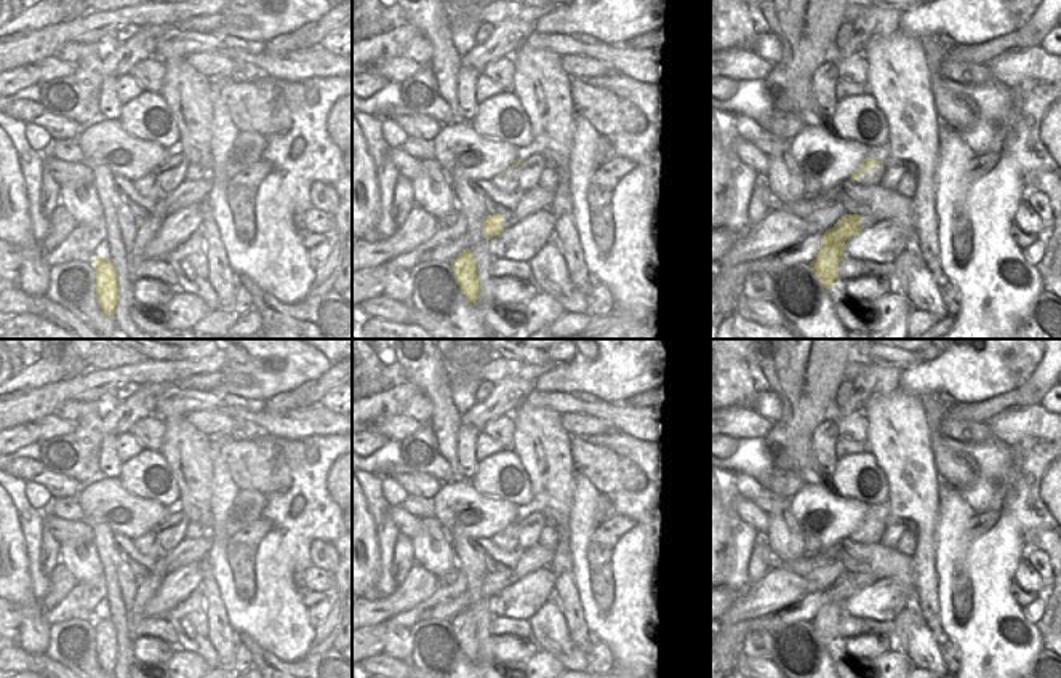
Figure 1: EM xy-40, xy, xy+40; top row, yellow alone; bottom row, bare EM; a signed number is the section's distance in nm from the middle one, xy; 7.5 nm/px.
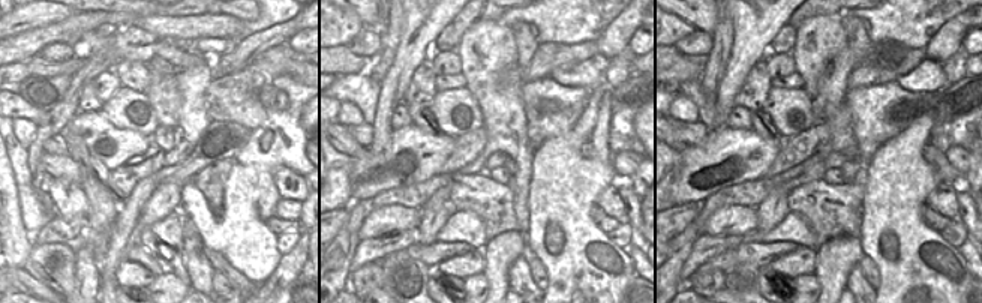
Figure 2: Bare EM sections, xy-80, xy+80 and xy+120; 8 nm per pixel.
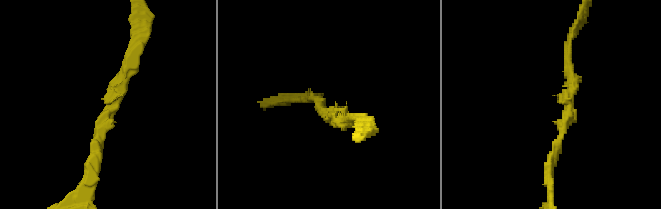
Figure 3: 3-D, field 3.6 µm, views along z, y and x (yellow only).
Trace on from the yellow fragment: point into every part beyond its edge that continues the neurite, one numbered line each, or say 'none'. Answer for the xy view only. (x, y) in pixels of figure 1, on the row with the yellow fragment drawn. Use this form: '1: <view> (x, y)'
none

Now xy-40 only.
none

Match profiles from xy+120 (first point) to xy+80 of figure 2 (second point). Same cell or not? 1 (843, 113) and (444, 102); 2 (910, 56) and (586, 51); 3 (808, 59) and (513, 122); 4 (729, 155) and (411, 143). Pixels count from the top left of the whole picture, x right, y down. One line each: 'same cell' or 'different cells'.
1: different cells
2: different cells
3: same cell
4: same cell

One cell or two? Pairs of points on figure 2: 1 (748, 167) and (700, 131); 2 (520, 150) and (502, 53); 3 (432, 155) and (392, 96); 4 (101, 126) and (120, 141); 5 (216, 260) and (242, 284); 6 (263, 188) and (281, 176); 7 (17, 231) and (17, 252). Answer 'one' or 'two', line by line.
1: two
2: one
3: two
4: one
5: one
6: two
7: one

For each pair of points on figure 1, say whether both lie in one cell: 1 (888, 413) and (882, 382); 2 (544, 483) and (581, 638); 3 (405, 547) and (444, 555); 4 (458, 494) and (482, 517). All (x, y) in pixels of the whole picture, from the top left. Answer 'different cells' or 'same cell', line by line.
1: different cells
2: same cell
3: different cells
4: same cell

